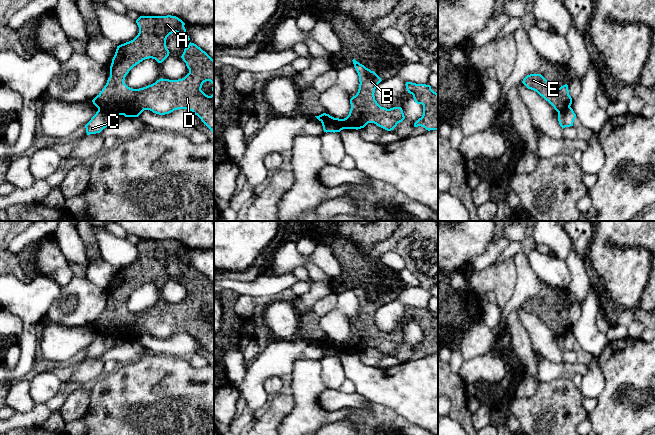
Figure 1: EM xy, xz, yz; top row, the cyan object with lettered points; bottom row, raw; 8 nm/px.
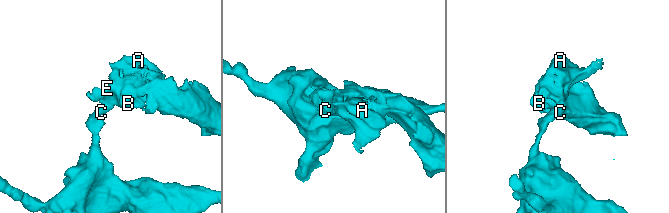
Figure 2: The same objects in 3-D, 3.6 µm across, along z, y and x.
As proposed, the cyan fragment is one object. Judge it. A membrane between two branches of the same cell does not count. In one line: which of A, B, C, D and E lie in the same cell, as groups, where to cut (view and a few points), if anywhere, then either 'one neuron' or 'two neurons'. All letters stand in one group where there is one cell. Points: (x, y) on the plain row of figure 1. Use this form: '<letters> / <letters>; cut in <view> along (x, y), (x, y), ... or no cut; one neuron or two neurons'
A B D E / C; cut in xz along (321, 344), (332, 346), (340, 354); two neurons

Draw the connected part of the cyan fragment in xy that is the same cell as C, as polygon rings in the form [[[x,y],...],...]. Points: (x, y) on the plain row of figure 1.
[[[98,333],[96,338],[85,349],[87,359],[100,357],[104,352],[110,349],[116,338],[106,333]]]

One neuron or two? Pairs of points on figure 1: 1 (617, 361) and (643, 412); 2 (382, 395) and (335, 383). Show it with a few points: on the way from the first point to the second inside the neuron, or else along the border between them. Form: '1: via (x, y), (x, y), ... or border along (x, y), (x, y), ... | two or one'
1: via (631, 375), (635, 379), (635, 404) | one
2: border along (339, 356), (345, 377) | two

